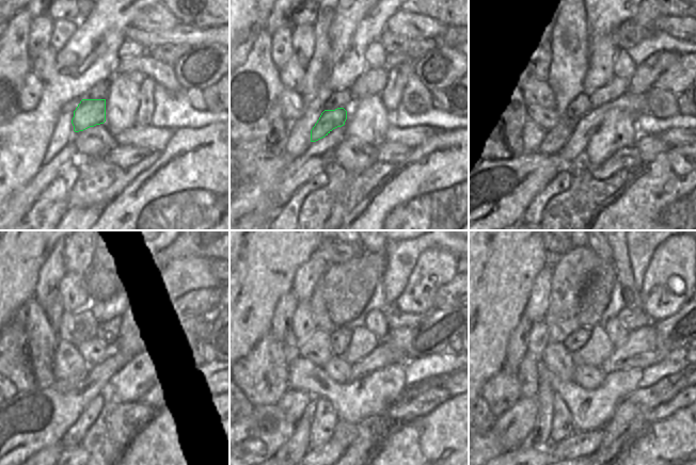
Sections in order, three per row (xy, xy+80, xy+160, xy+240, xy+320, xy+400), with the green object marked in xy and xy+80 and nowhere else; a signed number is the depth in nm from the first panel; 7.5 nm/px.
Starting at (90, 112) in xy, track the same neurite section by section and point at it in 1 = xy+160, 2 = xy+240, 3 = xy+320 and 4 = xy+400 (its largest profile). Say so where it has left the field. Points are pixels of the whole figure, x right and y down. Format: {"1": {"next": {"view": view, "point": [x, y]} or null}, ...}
{"1": {"next": {"view": "xy+160", "point": [556, 137]}}, "2": {"next": {"view": "xy+240", "point": [61, 386]}}, "3": {"next": {"view": "xy+320", "point": [295, 403]}}, "4": {"next": {"view": "xy+400", "point": [511, 428]}}}

